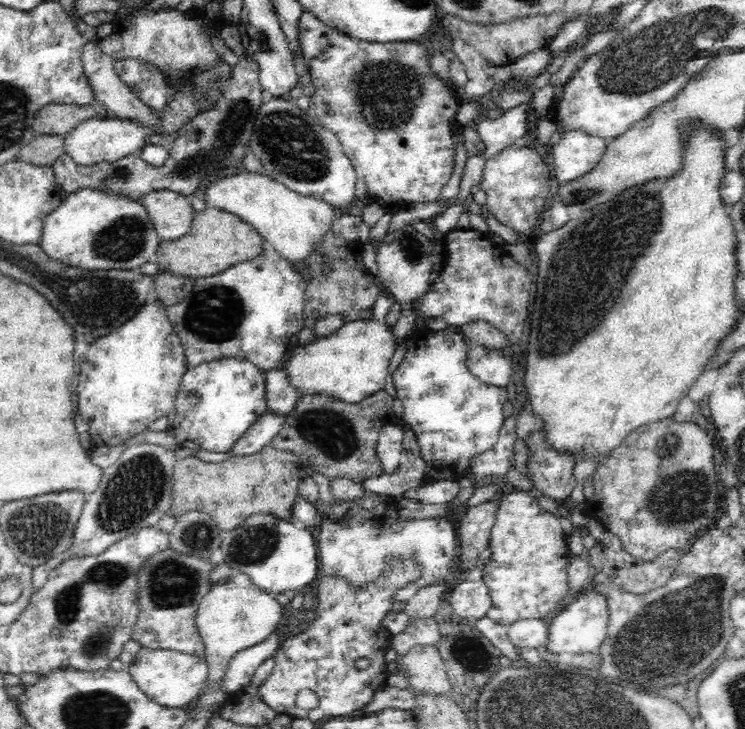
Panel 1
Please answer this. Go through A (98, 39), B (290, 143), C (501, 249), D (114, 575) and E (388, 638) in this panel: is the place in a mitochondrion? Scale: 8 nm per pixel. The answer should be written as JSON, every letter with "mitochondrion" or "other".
{"A":"other","B":"mitochondrion","C":"other","D":"mitochondrion","E":"other"}

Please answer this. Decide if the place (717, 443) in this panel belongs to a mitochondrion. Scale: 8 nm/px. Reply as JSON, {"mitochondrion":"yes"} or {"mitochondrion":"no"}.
{"mitochondrion":"no"}

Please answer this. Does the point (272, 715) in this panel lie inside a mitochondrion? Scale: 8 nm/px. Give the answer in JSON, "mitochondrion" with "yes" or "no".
{"mitochondrion":"no"}

